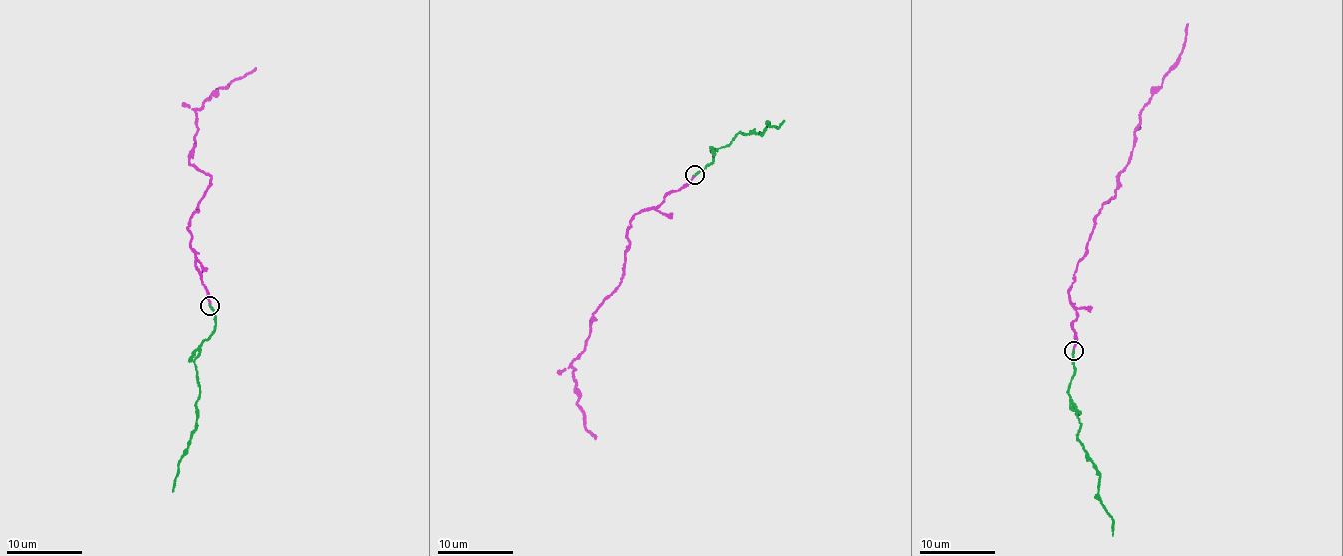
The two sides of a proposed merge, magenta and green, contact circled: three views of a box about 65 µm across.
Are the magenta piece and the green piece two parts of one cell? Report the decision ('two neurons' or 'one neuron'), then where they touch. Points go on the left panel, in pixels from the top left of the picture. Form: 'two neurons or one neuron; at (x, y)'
two neurons; at (209, 306)

